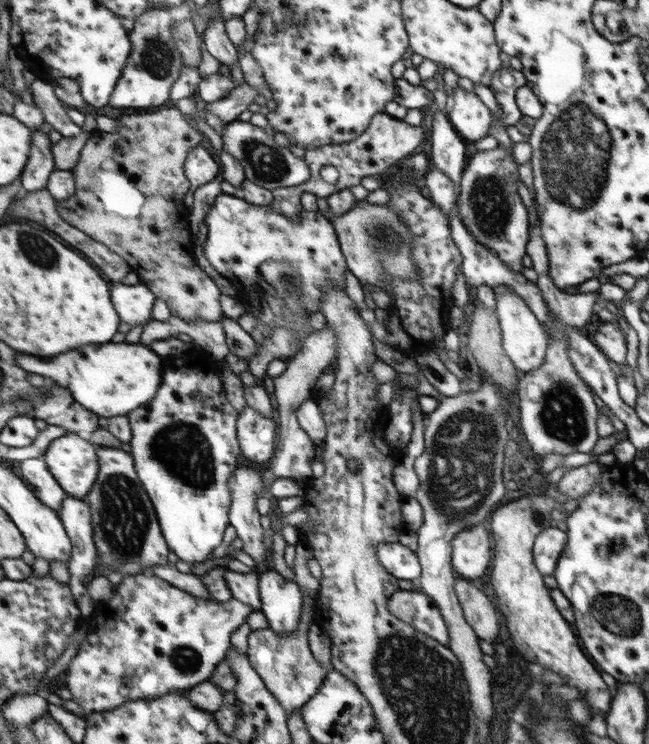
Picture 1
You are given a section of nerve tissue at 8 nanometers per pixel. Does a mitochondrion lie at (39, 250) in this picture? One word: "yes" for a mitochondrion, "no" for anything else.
yes

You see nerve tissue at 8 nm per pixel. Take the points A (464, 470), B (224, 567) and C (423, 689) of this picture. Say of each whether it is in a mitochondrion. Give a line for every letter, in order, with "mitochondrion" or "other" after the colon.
A: mitochondrion
B: other
C: mitochondrion

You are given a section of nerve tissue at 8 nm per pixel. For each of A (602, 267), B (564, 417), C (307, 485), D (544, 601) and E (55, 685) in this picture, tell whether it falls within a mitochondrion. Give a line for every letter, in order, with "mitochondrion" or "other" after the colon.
A: other
B: mitochondrion
C: other
D: other
E: other

